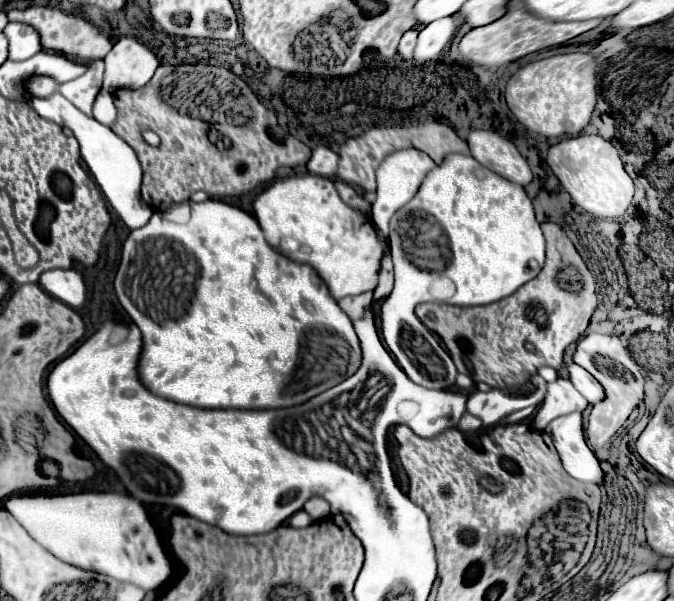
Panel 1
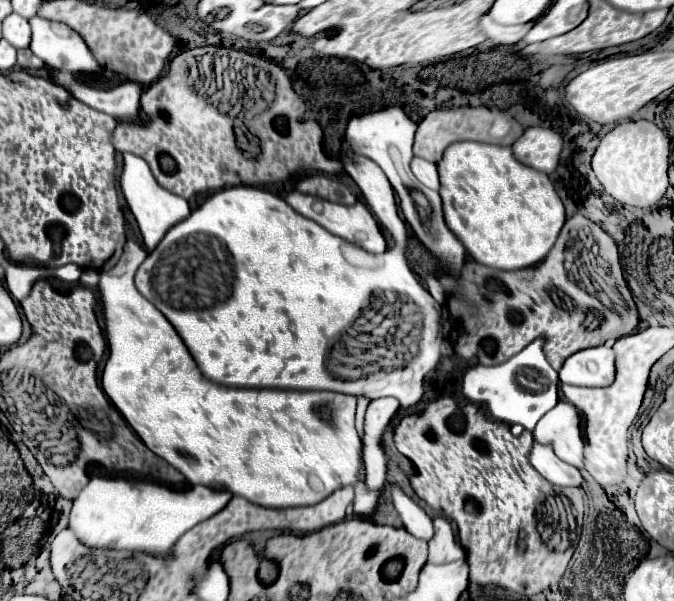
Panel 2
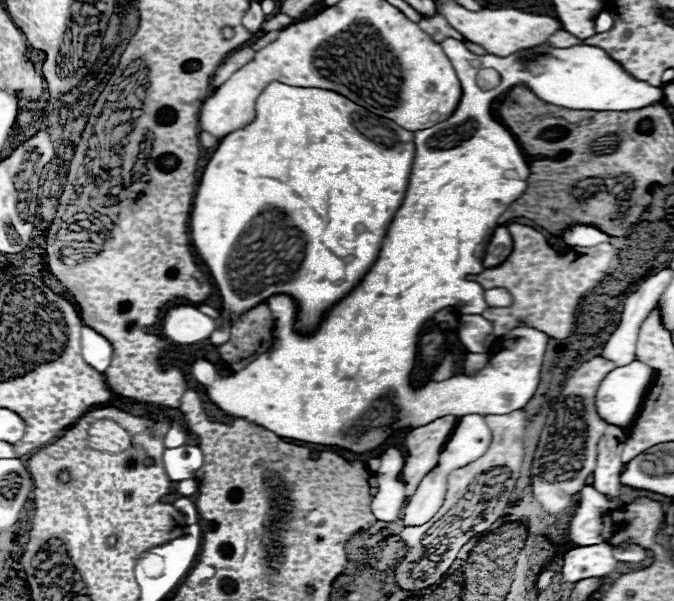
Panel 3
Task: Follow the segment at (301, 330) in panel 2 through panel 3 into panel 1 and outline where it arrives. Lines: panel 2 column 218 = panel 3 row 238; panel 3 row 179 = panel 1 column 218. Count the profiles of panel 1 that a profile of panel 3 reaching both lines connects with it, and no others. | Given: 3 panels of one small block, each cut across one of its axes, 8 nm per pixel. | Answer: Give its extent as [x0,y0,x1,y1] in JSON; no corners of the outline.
[114,200,362,410]

